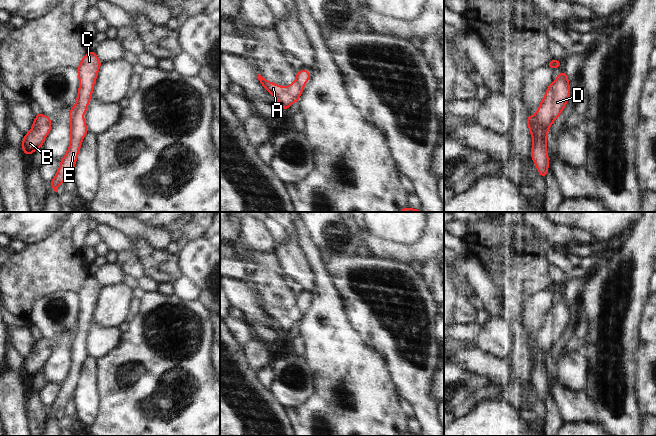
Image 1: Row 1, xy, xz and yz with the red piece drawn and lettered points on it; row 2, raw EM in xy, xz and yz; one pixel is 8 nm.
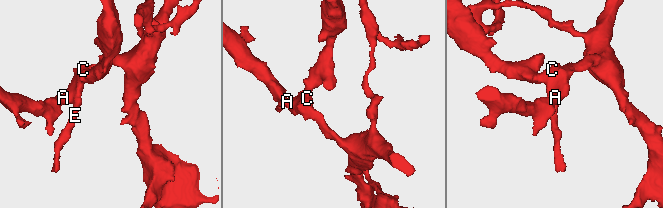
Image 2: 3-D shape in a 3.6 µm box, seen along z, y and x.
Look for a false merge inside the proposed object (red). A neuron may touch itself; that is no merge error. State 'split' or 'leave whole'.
split

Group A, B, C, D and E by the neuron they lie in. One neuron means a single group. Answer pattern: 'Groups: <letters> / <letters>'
Groups: A B D / C E

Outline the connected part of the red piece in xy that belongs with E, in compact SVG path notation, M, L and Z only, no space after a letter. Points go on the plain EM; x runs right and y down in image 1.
M91 274L84 279L79 291L76 293L80 310L75 329L75 338L70 347L70 370L64 382L60 385L60 391L56 400L49 407L55 416L58 416L57 411L72 398L82 364L88 357L85 343L82 340L87 335L89 325L92 322L92 314L101 288L95 276Z

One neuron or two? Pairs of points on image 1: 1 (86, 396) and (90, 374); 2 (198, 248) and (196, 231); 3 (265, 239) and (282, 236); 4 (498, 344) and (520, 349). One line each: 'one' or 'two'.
1: one
2: two
3: two
4: two

